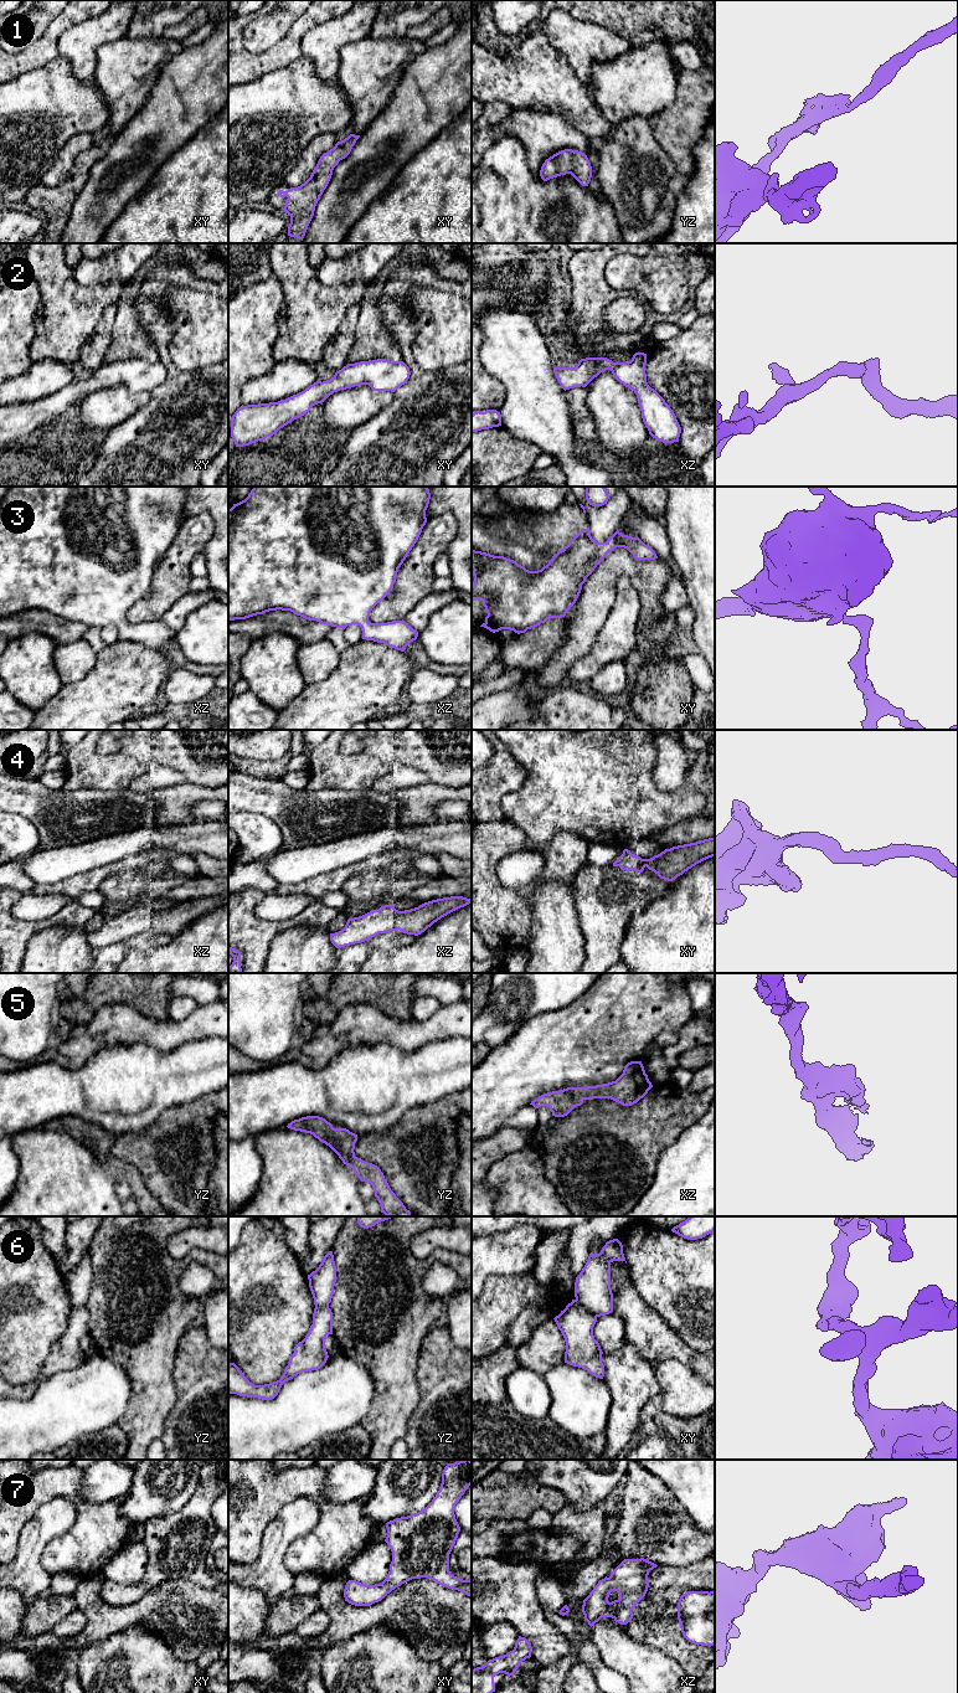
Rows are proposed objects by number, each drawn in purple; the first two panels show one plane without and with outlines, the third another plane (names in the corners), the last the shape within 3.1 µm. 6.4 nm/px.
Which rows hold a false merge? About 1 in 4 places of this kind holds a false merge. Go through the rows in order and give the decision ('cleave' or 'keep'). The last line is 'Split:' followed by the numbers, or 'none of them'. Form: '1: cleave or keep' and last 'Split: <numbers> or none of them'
1: keep
2: keep
3: keep
4: keep
5: keep
6: cleave
7: keep
Split: 6

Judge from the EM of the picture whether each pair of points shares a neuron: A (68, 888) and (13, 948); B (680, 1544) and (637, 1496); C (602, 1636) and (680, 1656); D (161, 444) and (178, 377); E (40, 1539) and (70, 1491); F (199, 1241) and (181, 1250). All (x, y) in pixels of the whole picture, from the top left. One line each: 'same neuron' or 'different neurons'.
A: different neurons
B: same neuron
C: different neurons
D: same neuron
E: different neurons
F: same neuron

